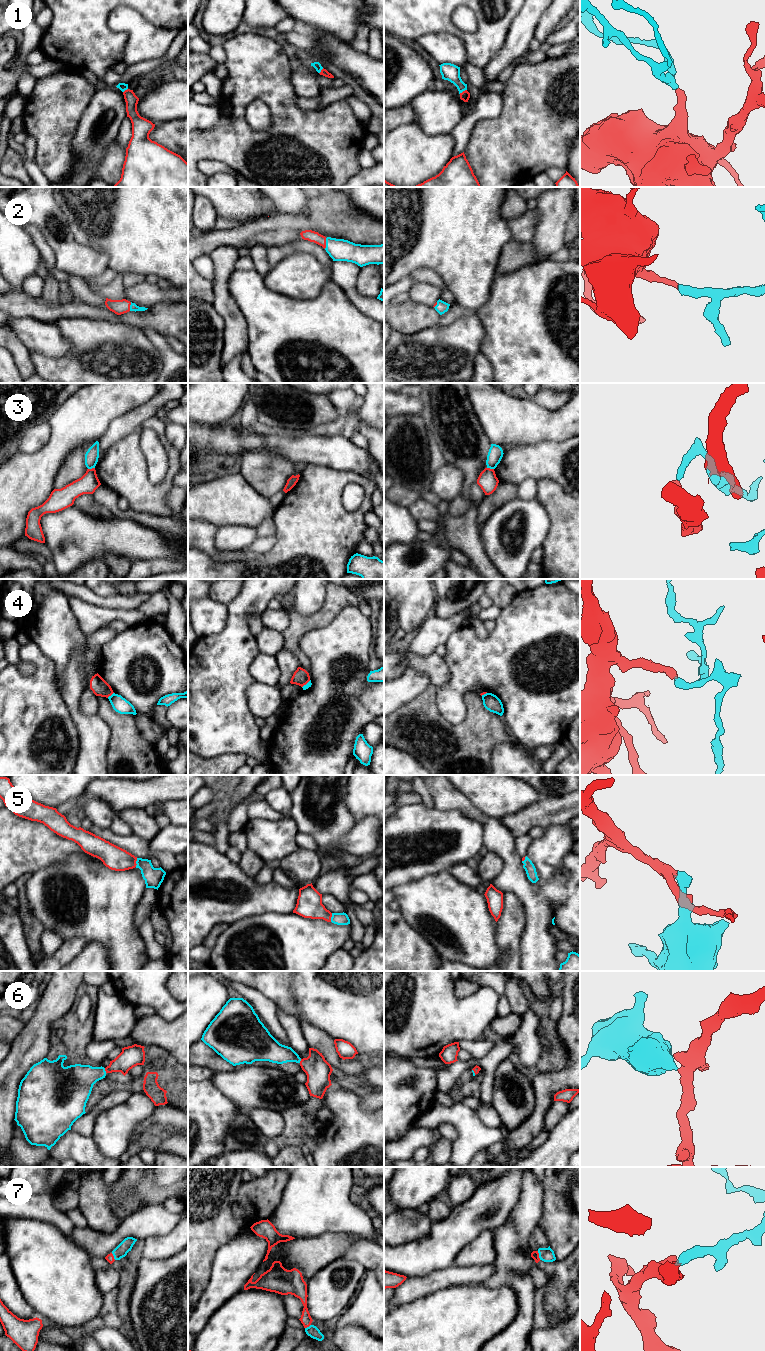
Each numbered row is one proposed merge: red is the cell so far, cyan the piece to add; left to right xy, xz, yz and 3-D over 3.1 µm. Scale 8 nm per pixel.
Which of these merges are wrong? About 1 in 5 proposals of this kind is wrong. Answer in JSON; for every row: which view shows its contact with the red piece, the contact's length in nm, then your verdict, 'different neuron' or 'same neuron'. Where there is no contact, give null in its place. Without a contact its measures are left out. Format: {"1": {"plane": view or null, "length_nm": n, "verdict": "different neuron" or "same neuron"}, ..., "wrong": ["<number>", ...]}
{"1": {"plane": "yz", "length_nm": 70, "verdict": "same neuron"}, "2": {"plane": "xz", "length_nm": 90, "verdict": "same neuron"}, "3": {"plane": "xy", "length_nm": 60, "verdict": "different neuron"}, "4": {"plane": "xy", "length_nm": 70, "verdict": "different neuron"}, "5": {"plane": "xy", "length_nm": 70, "verdict": "same neuron"}, "6": {"plane": "xy", "length_nm": 40, "verdict": "same neuron"}, "7": {"plane": "yz", "length_nm": 80, "verdict": "same neuron"}, "wrong": ["3", "4"]}

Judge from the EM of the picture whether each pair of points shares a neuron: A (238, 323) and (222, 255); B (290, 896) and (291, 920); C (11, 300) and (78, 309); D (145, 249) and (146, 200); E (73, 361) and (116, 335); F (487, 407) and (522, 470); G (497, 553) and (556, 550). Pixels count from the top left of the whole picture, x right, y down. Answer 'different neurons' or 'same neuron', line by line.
A: same neuron
B: different neurons
C: same neuron
D: same neuron
E: same neuron
F: different neurons
G: different neurons

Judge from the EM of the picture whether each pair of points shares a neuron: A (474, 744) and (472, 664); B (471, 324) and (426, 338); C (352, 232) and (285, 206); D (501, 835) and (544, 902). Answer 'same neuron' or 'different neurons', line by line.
A: different neurons
B: same neuron
C: different neurons
D: same neuron

